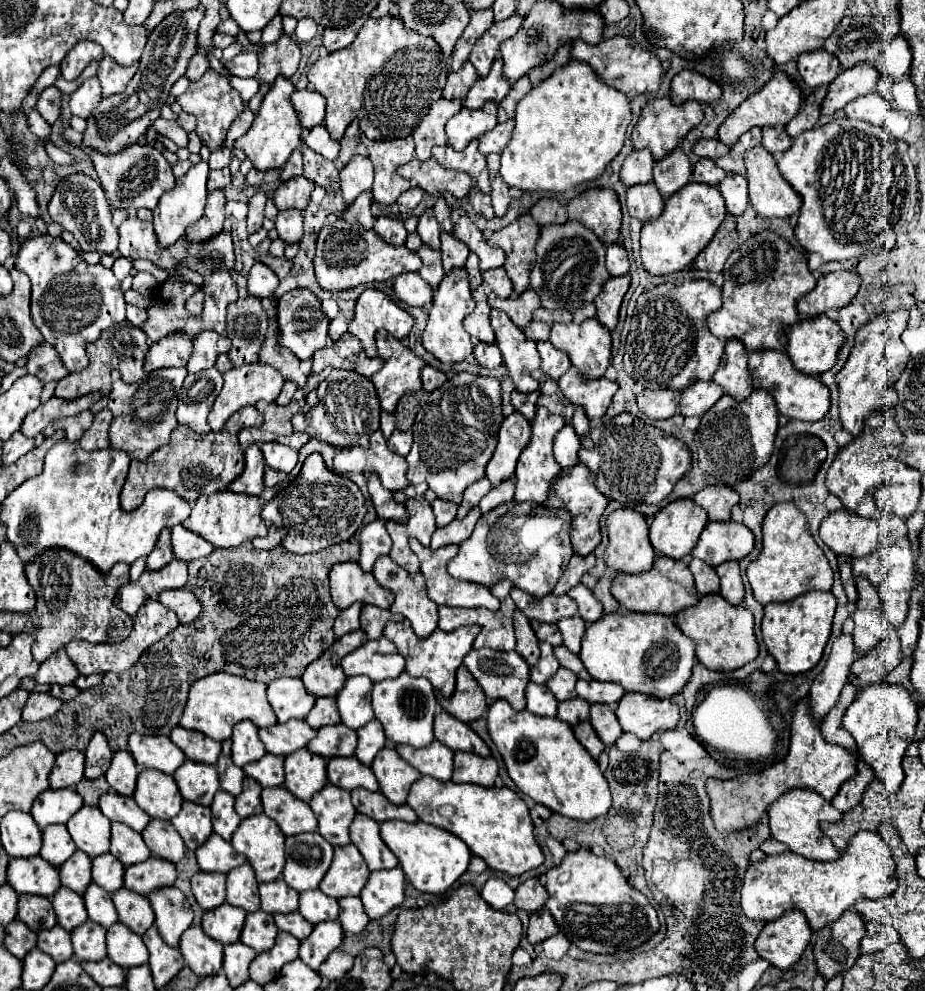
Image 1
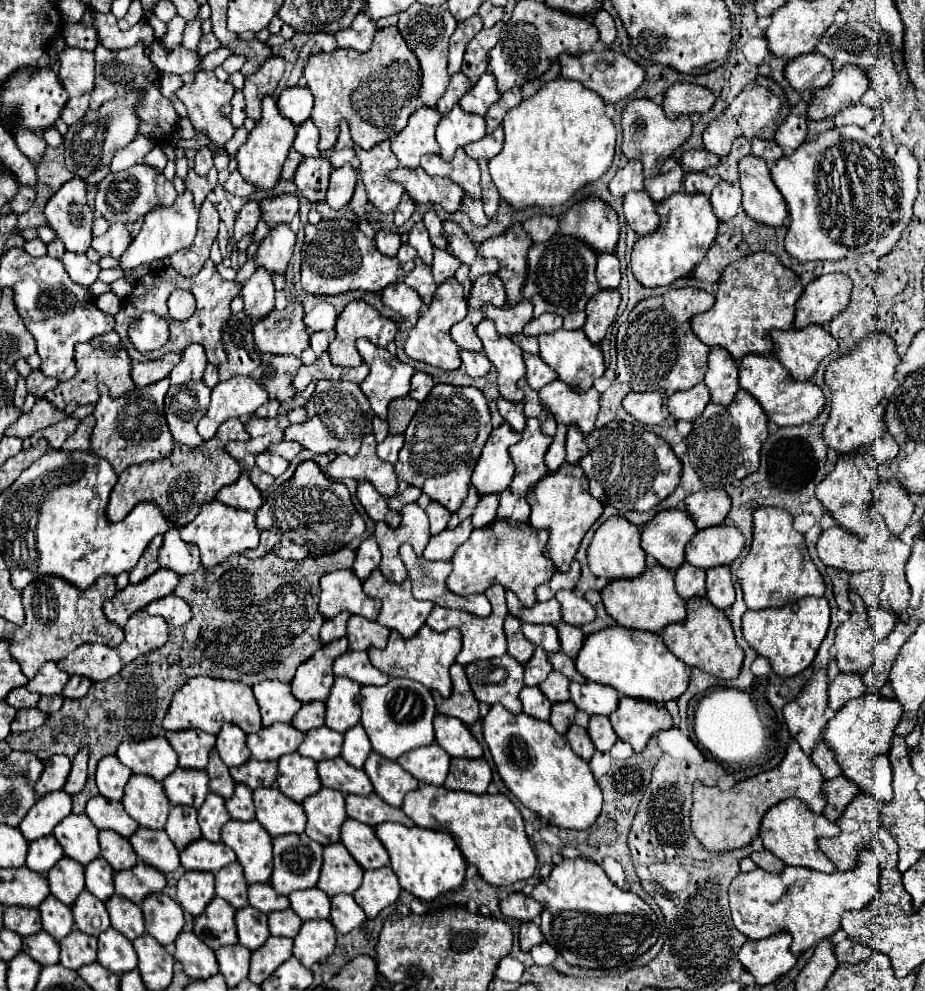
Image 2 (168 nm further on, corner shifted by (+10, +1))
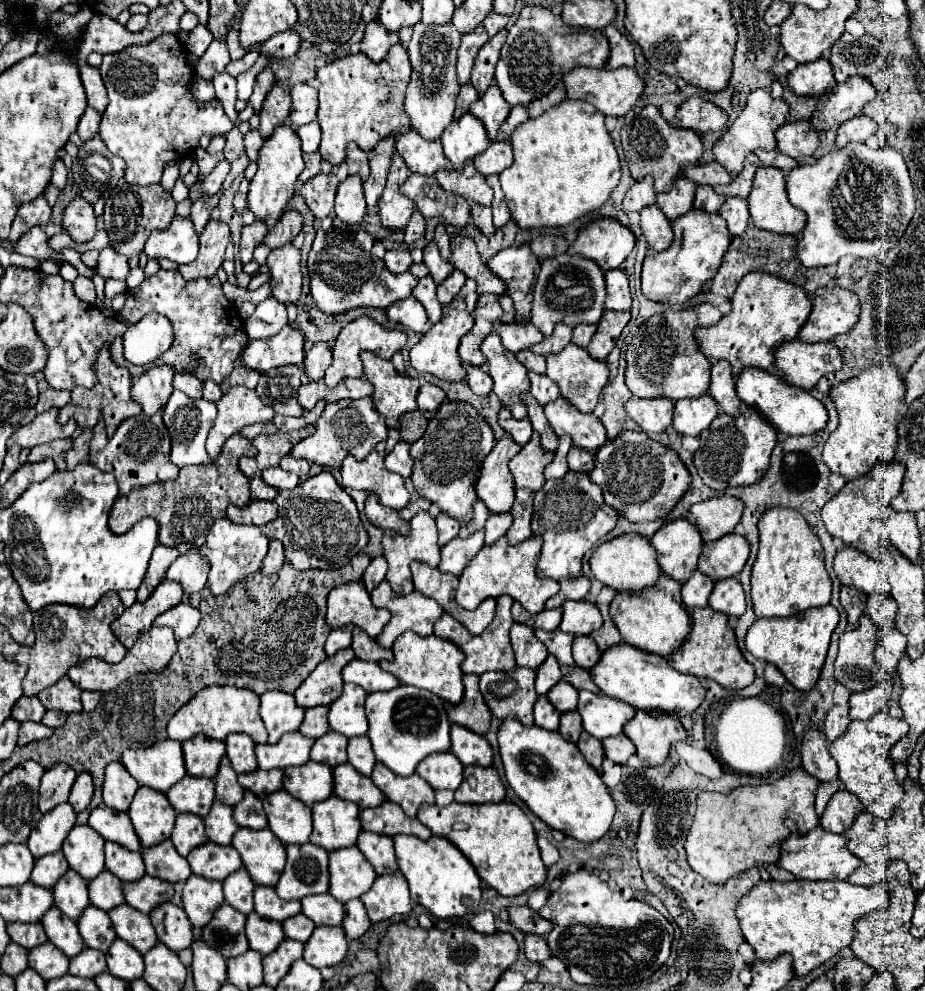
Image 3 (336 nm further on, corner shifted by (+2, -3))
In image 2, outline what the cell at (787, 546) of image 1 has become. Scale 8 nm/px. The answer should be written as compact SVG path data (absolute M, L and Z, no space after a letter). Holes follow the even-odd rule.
M761 506L753 512L753 526L751 550L737 572L747 608L779 608L805 596L823 596L823 576L809 558L803 534L793 528L793 516L783 508Z

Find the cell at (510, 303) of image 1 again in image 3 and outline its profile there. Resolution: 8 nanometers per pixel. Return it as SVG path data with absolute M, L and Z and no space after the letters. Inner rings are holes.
M497 322L495 324L495 334L501 338L503 346L507 350L511 350L511 352L519 352L523 348L531 348L533 344L543 340L541 330L535 324L531 324L531 322L525 322L525 324L519 324L519 322L511 322L511 324Z

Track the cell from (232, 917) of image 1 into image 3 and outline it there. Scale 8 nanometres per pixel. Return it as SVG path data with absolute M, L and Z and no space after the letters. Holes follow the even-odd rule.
M223 902L215 910L211 922L203 928L203 940L225 958L245 954L249 950L247 936L243 932L245 920L247 918L241 912L237 912L227 902Z

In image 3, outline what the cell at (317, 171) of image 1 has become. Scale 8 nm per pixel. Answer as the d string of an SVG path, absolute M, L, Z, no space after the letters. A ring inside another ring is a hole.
M319 172L311 180L307 180L301 188L301 196L305 198L309 210L315 214L315 218L325 218L333 214L333 198L337 190L339 180L335 174L323 174Z

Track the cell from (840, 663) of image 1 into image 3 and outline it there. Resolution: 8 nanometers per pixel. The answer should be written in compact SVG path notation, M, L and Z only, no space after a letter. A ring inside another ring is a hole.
M819 728L805 730L805 738L801 744L801 758L803 758L803 768L817 780L825 782L837 778L837 764L829 754L823 730Z

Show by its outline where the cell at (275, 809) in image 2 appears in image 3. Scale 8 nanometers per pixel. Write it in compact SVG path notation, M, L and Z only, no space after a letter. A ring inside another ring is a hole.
M285 790L267 794L263 808L269 820L269 830L283 844L305 844L311 836L311 808L293 798Z

